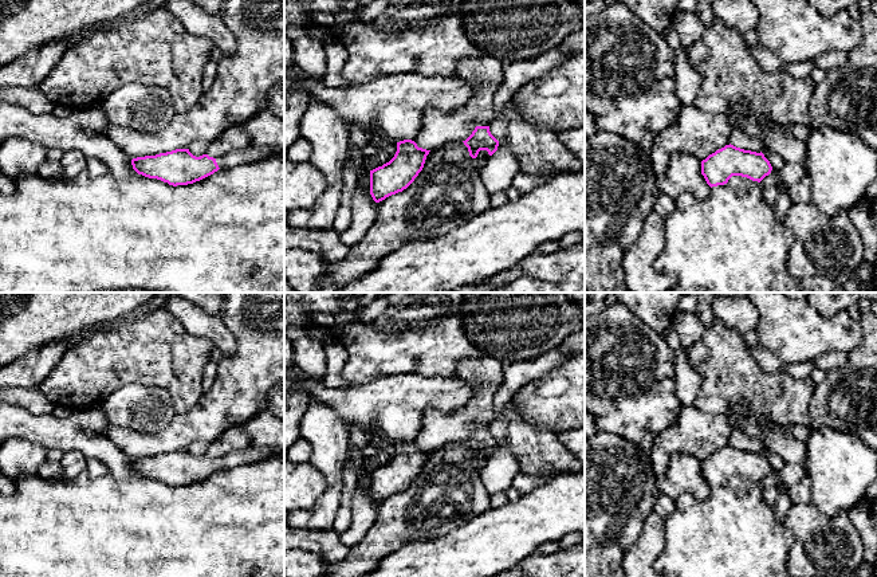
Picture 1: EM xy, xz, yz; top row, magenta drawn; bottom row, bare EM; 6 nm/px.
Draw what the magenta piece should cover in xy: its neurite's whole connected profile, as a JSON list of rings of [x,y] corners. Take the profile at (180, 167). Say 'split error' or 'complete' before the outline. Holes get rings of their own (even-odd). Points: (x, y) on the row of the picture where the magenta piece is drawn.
split error; [[[251,145],[213,158],[208,154],[196,157],[189,149],[176,149],[156,156],[133,158],[131,165],[138,174],[177,187],[200,181],[219,169],[231,169],[270,156],[279,156],[279,150]]]

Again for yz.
complete; [[[731,144],[701,161],[701,174],[711,188],[727,184],[732,176],[760,182],[771,170],[772,166],[762,152],[744,150]]]

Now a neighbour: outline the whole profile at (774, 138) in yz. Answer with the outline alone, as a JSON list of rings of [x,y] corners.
[[[734,103],[725,113],[731,123],[762,141],[762,152],[778,153],[784,162],[806,164],[806,141],[788,134],[782,125],[766,126],[758,117],[747,114],[747,106]]]

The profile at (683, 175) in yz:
[[[680,152],[670,154],[665,173],[656,177],[656,187],[675,200],[685,193],[704,200],[711,193],[701,174],[701,160]]]

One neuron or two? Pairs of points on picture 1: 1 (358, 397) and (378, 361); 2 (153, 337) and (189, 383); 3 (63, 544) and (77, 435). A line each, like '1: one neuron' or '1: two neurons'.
1: two neurons
2: one neuron
3: two neurons

